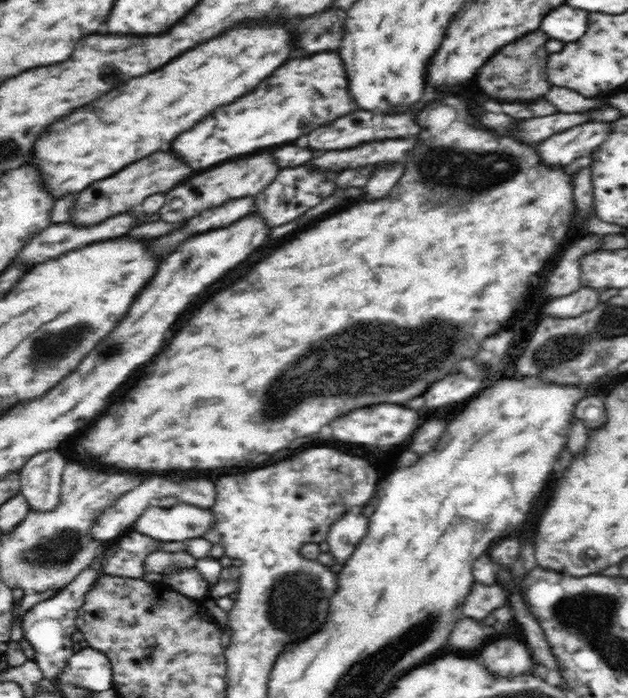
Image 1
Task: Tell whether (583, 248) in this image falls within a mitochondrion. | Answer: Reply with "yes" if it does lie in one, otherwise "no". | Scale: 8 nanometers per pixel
no

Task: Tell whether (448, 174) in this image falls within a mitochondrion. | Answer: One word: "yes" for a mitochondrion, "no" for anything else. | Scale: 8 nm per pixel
yes

